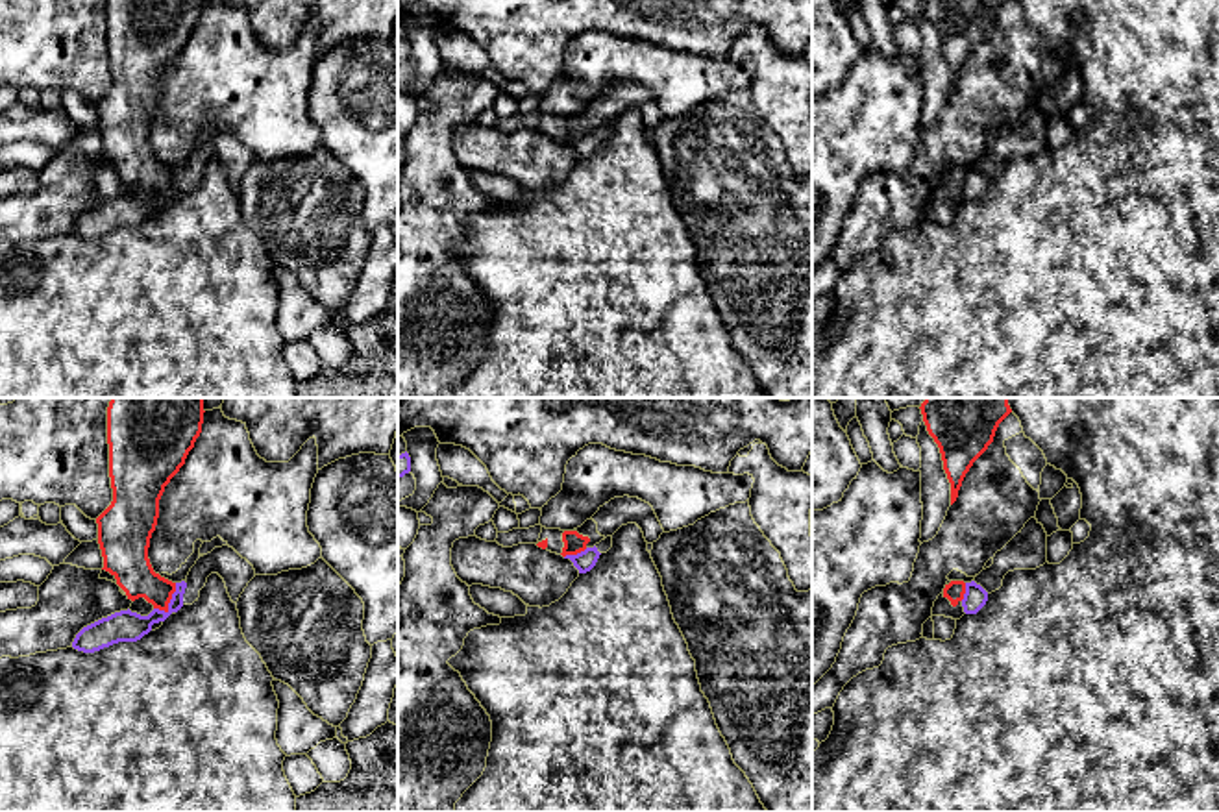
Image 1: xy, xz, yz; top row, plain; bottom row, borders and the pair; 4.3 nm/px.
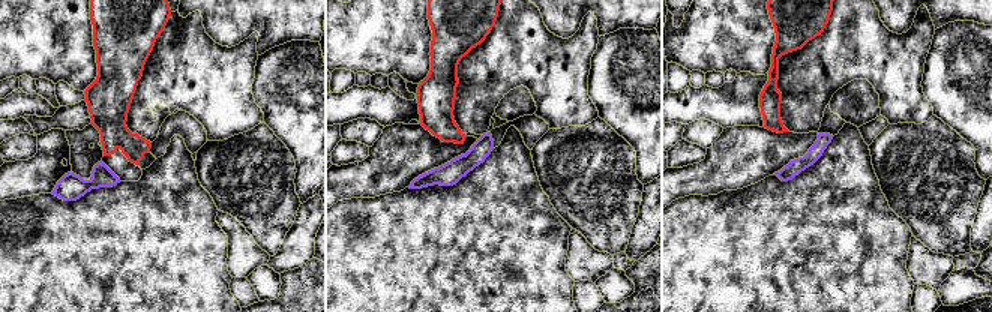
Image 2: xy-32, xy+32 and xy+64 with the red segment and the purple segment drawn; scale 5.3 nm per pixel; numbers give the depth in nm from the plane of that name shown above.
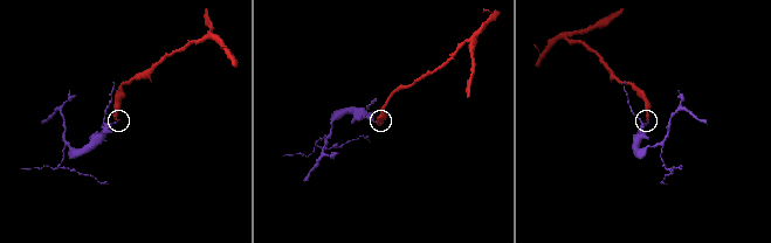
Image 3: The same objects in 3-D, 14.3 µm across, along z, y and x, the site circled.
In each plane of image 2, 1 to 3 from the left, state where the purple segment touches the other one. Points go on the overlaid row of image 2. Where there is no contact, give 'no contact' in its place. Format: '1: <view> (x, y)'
1: no contact
2: no contact
3: no contact

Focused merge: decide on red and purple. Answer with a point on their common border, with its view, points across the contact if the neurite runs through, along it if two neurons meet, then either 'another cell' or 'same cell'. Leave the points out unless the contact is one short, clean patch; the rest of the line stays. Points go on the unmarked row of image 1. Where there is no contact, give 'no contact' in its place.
meets red in xy at (169, 187); border along xy (176, 169), (169, 193), (165, 196), (154, 195); another cell

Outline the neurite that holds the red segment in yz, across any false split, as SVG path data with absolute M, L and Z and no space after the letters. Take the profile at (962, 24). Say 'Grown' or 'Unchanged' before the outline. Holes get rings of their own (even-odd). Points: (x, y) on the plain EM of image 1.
Unchanged. M923 0L929 20L940 33L951 68L951 91L973 48L993 28L999 9L1008 0Z

